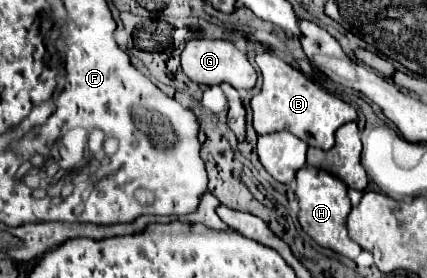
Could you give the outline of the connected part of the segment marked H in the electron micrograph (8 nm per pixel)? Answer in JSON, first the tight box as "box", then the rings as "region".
{"box":[296,167,362,259],"region":[[[302,167],[296,175],[296,197],[300,201],[300,213],[298,221],[302,229],[322,247],[328,247],[348,259],[356,259],[362,253],[362,247],[354,243],[346,231],[346,217],[350,213],[350,197],[348,187],[340,179],[336,179],[332,173],[316,169],[316,167]]]}

